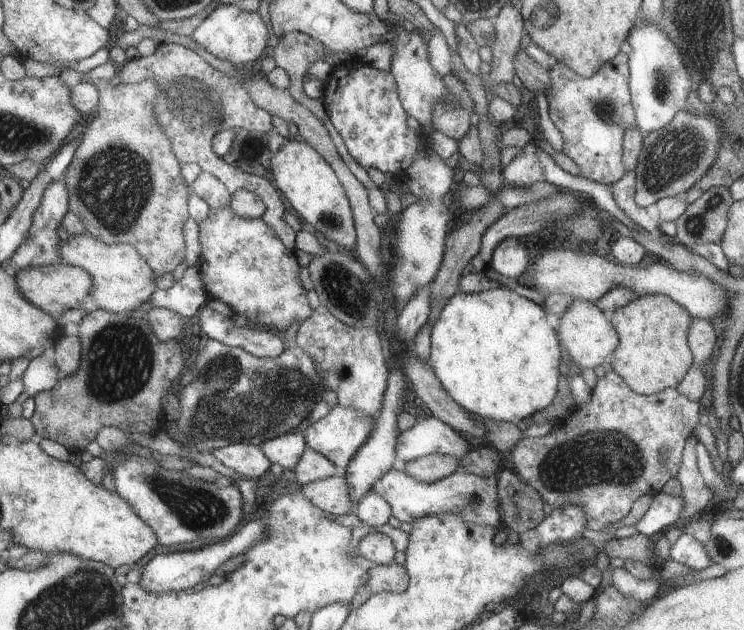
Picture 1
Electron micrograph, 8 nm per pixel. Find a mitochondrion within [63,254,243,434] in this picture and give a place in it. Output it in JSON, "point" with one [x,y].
{"point":[120,356]}

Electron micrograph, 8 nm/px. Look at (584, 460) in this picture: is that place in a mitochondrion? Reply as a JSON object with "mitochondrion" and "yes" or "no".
{"mitochondrion":"yes"}

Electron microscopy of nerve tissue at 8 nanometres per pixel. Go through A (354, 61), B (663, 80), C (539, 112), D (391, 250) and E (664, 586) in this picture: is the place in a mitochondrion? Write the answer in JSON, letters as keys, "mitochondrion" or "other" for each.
{"A":"other","B":"mitochondrion","C":"other","D":"other","E":"other"}

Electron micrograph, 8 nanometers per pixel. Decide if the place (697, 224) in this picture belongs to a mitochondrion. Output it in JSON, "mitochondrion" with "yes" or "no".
{"mitochondrion":"yes"}

